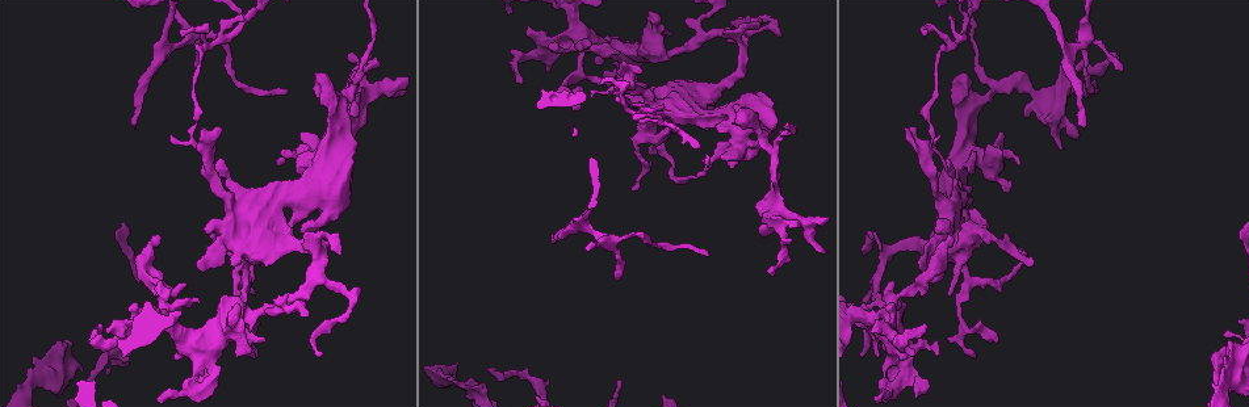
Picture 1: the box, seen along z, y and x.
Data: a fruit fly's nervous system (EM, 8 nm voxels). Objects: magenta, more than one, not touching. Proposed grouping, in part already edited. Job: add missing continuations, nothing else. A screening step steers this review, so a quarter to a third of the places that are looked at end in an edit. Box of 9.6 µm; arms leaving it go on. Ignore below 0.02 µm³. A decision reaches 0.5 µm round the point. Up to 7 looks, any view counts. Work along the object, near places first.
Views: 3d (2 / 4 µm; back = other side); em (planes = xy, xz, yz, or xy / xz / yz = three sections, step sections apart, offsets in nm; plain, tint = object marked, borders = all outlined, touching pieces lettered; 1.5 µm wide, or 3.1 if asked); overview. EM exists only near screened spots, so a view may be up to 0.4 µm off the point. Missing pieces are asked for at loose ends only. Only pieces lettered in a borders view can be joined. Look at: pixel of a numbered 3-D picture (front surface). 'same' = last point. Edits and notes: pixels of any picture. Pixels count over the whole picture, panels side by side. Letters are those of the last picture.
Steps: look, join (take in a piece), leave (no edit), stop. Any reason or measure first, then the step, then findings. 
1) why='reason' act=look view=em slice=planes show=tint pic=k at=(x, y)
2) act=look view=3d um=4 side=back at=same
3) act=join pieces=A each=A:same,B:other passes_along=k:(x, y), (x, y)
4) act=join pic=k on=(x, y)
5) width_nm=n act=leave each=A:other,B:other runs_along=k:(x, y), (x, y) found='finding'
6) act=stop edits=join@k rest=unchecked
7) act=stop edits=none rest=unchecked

why='free end' act=look view=em slice=xz step=4 show=tint pic=1 at=(234, 267)

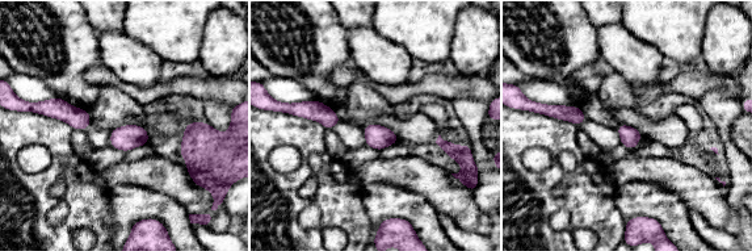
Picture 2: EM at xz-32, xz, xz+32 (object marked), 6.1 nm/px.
why='cut it another way' act=look view=em slice=planes show=borders at=same

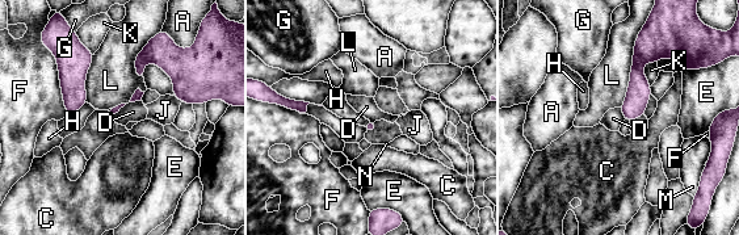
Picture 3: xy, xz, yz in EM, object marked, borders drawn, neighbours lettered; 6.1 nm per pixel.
act=leave each=A:other,C:other,D:other,E:other,F:other,G:other,H:other,J:other,K:other,L:other,M:other,N:other border=3:(141, 99), (130, 103) found='no lettered piece goes on from it'

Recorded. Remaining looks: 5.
why='free end' act=look view=em slice=planes show=tint pic=1 at=(237, 357)

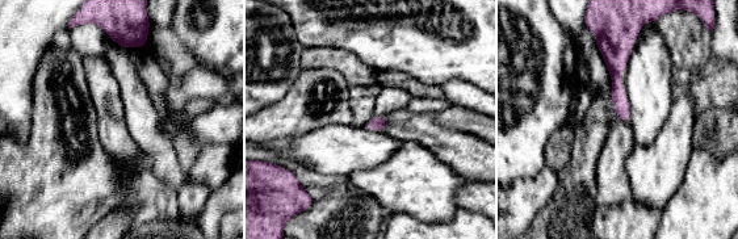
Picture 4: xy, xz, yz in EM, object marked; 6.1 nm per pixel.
act=look view=em slice=planes show=borders at=same

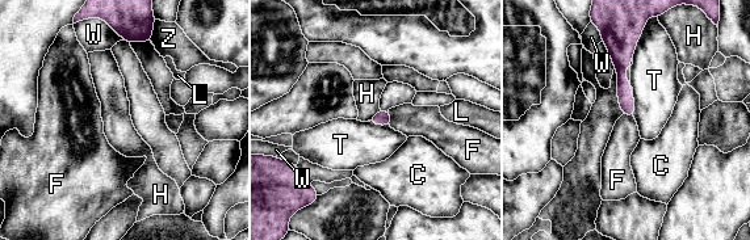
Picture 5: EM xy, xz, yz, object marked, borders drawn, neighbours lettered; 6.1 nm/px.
act=leave each=C:other,F:other,H:other,L:other,T:other,W:other,Z:other runs_along=5:(621, 40), (621, 81), (631, 113) found='none of them fits'

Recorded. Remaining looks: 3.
why='an open end' act=look view=em slice=planes show=borders pic=1 at=(552, 242)

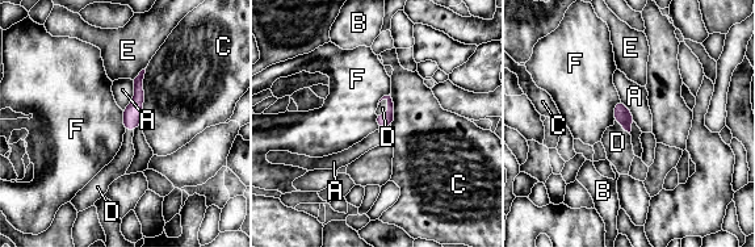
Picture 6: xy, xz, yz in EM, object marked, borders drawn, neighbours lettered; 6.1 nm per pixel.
longest_contact=C:360nm act=join pieces=D each=A:other,B:other,C:other,D:same,E:other,F:other passes_along=6:(385, 120), (388, 111), (382, 108) found='it goes on there'

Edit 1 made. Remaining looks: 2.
act=stop edits=join@6 rest=unchecked

